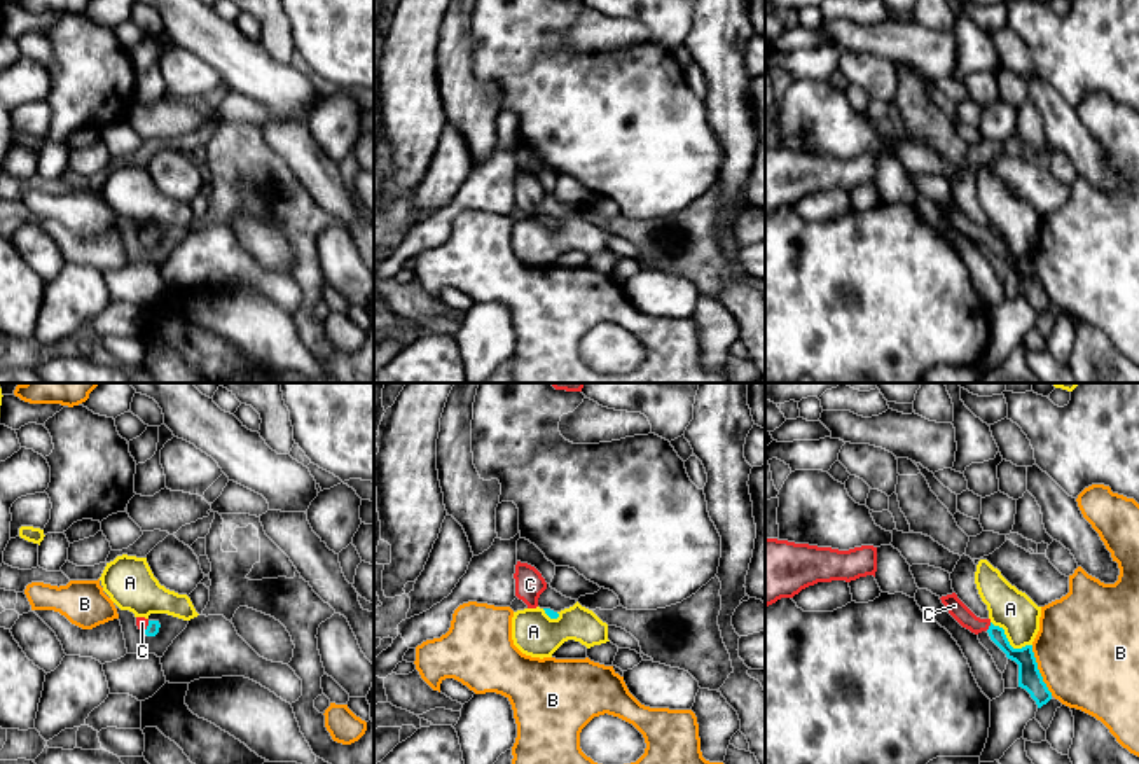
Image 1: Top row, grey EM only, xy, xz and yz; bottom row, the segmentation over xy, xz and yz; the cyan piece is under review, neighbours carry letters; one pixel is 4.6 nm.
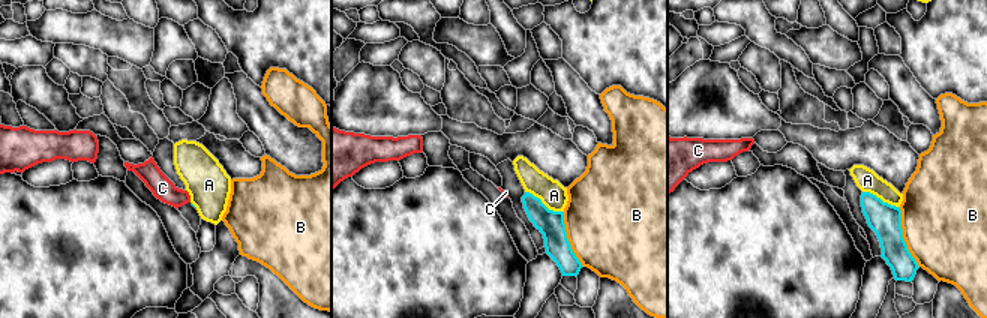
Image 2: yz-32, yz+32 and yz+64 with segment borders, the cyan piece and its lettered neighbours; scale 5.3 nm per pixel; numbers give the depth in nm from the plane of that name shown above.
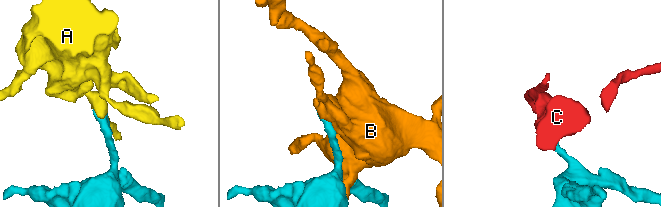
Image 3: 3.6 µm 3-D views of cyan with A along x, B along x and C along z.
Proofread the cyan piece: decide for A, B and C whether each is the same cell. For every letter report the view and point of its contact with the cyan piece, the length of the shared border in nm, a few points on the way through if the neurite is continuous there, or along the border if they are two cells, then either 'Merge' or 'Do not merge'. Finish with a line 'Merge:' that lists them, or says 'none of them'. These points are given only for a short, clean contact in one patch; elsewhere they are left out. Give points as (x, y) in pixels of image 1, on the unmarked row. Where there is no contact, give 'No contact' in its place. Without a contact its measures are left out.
A: Touches cyan at yz (1008, 250). Shared border 220 nm. Boundary: yz (991, 229), (1003, 238), (1014, 256), (1031, 254). Do not merge
B: Touches cyan at yz (1038, 278). Shared border 260 nm. Do not merge
C: Touches cyan at yz (989, 235). Shared border 50 nm. Path across: yz (1024, 266), (1014, 263), (989, 235), (972, 231), (954, 214). Merge
Merge: C

